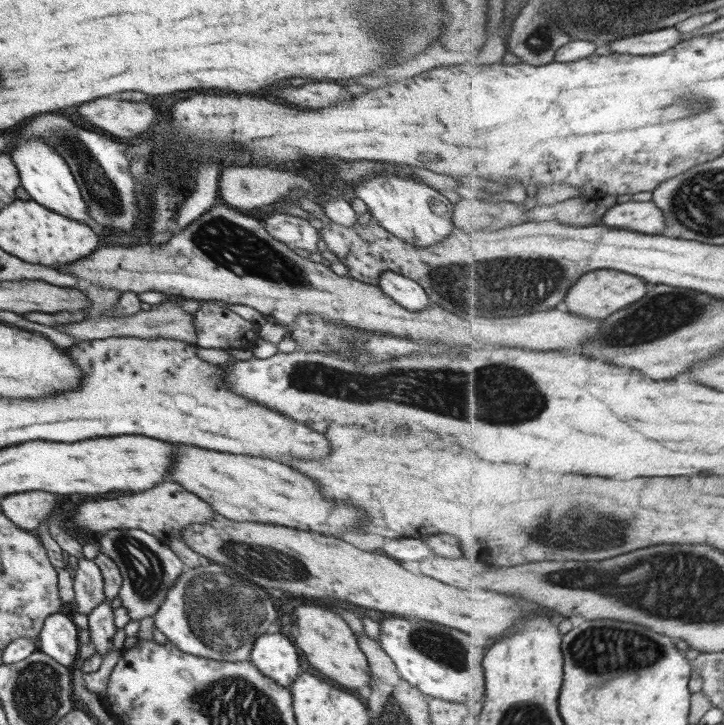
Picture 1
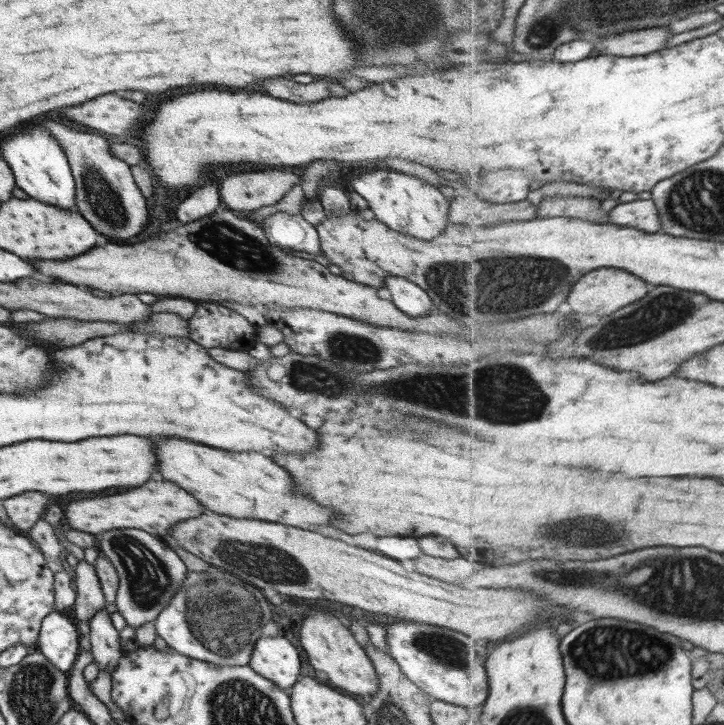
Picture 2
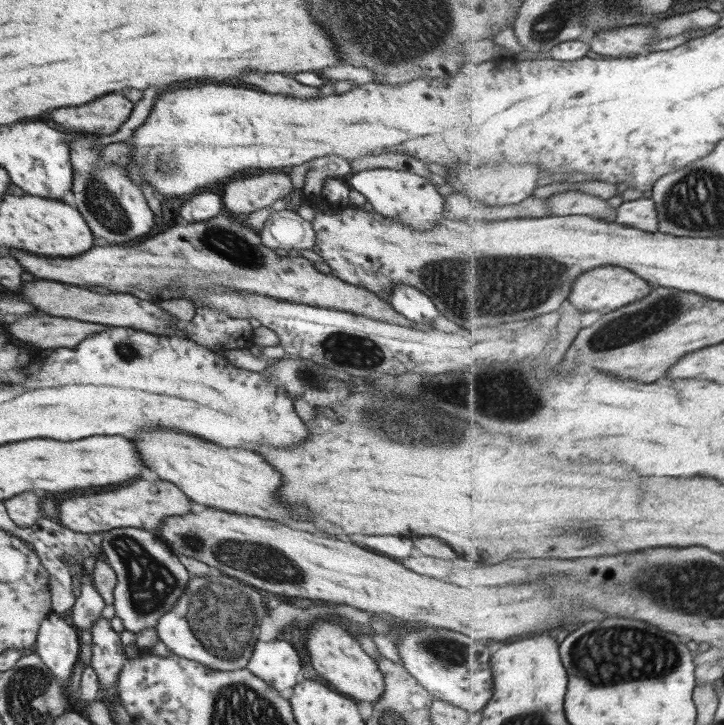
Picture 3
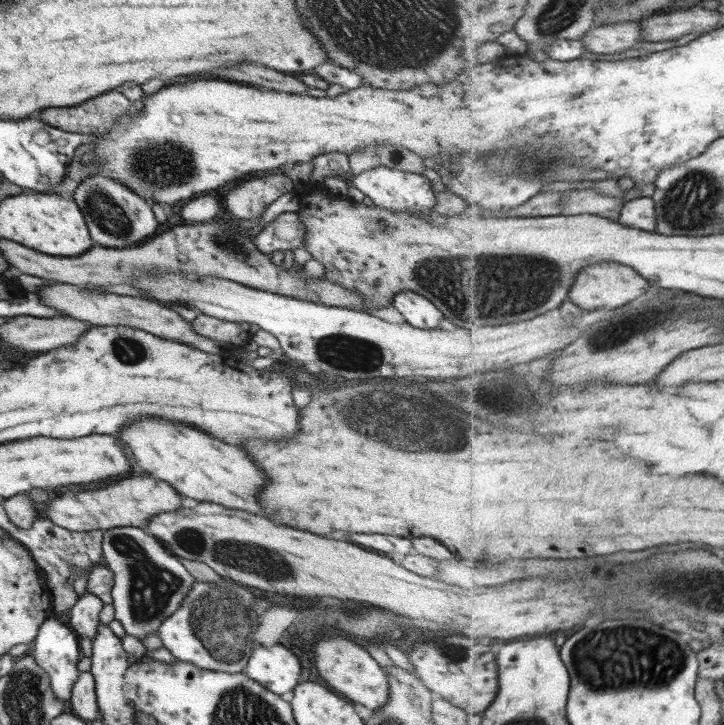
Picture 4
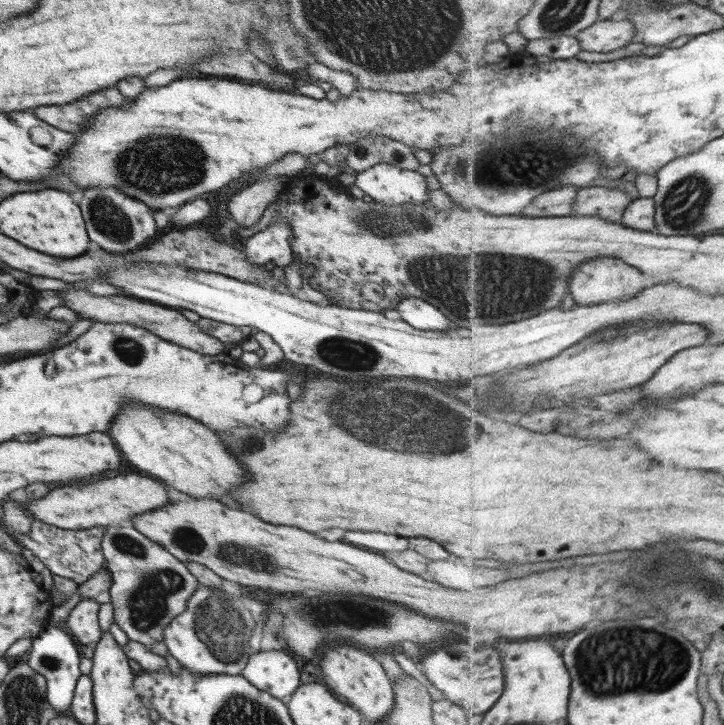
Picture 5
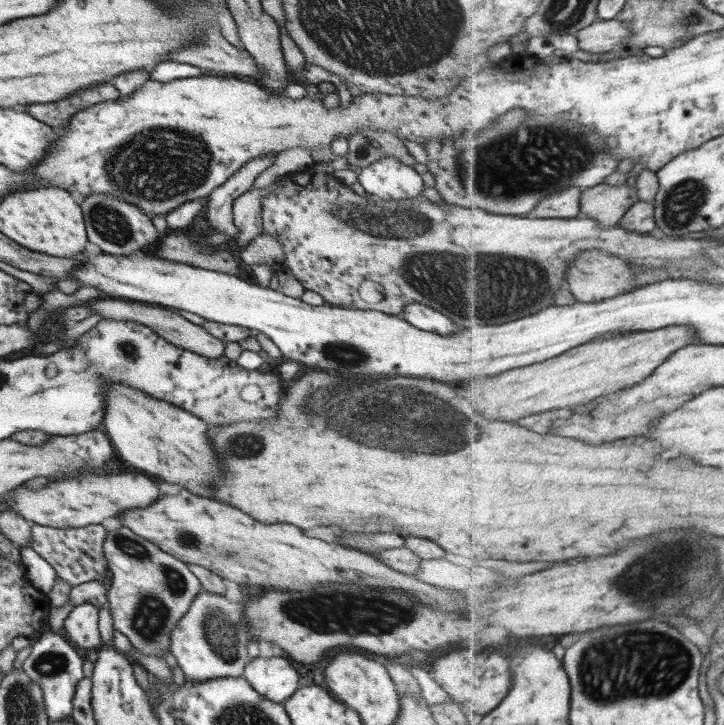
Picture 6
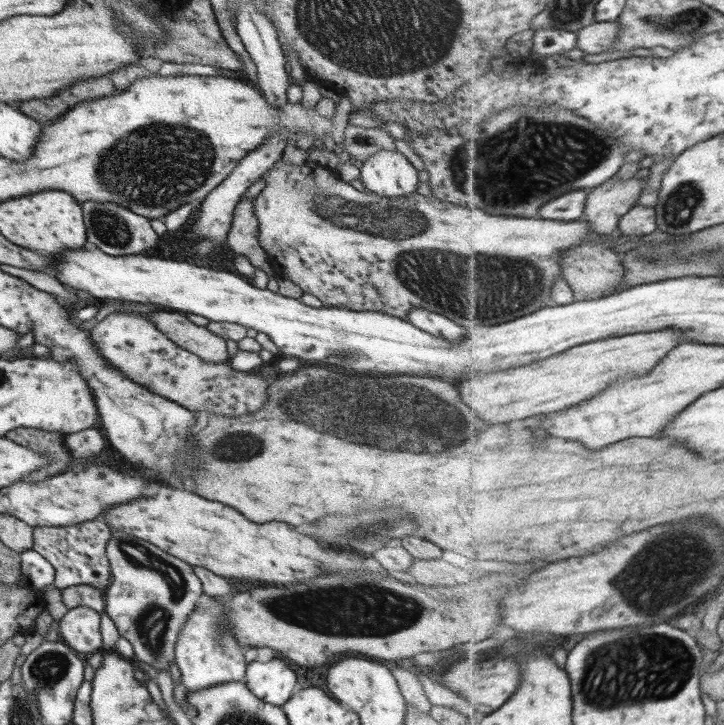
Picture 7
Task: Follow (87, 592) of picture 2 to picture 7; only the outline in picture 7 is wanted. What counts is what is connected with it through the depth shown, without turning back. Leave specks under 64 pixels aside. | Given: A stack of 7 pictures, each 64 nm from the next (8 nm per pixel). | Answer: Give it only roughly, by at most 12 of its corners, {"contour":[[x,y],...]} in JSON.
{"contour":[[77,606],[59,634],[78,655],[102,651],[101,614]]}

